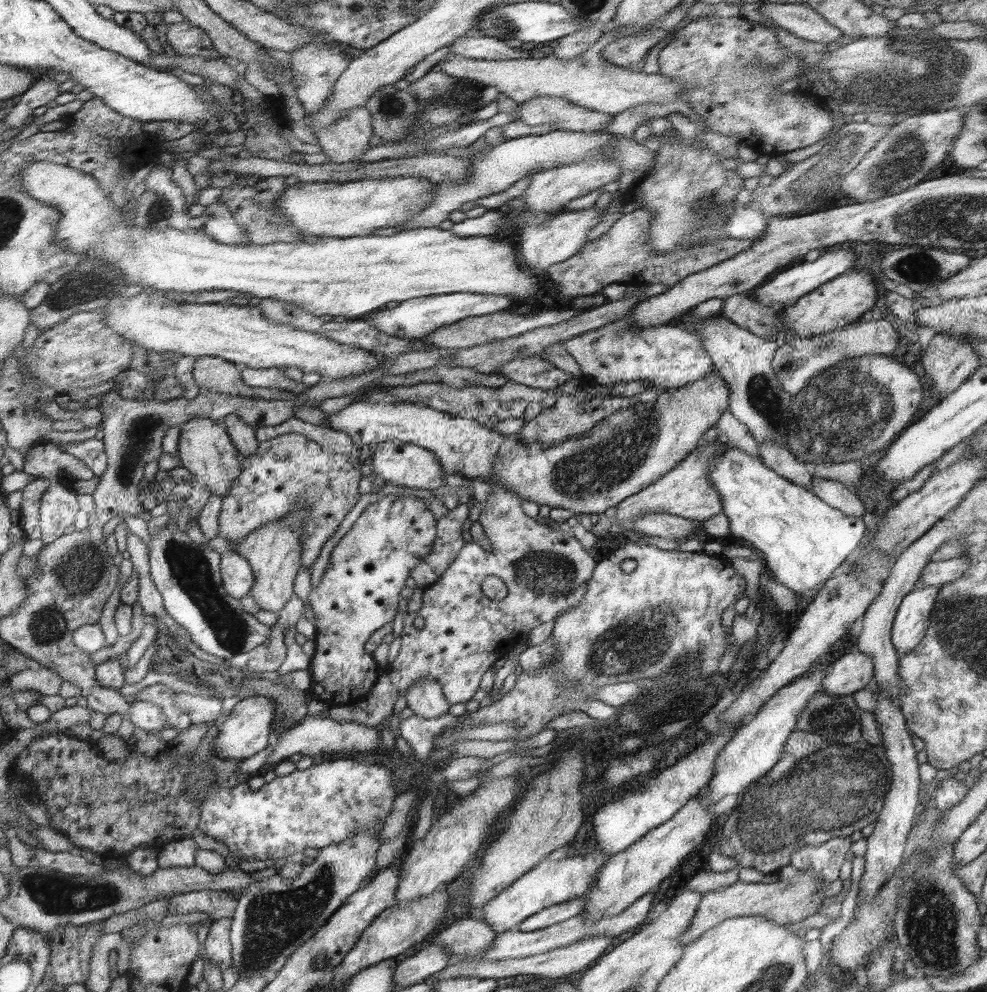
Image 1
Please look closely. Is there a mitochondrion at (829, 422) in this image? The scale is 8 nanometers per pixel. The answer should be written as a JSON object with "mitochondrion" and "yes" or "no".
{"mitochondrion":"yes"}

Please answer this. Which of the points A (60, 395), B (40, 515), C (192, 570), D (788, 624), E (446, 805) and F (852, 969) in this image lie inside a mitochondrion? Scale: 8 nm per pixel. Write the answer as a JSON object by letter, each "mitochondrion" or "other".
{"A":"other","B":"other","C":"mitochondrion","D":"other","E":"other","F":"other"}

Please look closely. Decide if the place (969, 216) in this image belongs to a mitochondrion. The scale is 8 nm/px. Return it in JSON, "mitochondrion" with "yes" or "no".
{"mitochondrion":"yes"}

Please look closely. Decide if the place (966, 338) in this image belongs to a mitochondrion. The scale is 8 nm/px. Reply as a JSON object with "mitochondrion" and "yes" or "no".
{"mitochondrion":"no"}

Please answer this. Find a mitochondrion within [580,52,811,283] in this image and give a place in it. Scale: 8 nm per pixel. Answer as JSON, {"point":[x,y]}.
{"point":[704,220]}

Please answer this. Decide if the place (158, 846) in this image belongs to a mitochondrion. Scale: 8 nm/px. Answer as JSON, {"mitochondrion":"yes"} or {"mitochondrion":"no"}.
{"mitochondrion":"no"}

